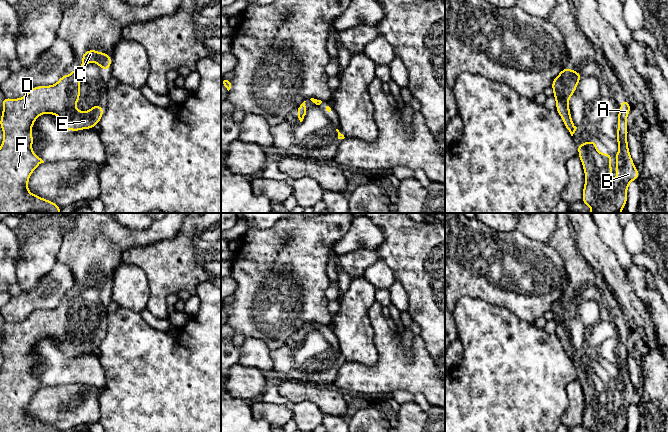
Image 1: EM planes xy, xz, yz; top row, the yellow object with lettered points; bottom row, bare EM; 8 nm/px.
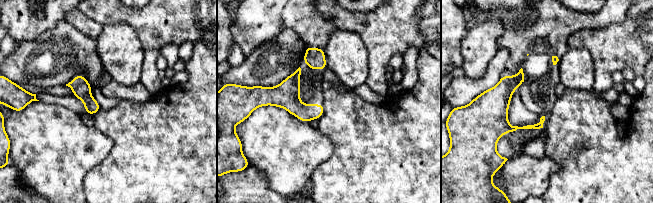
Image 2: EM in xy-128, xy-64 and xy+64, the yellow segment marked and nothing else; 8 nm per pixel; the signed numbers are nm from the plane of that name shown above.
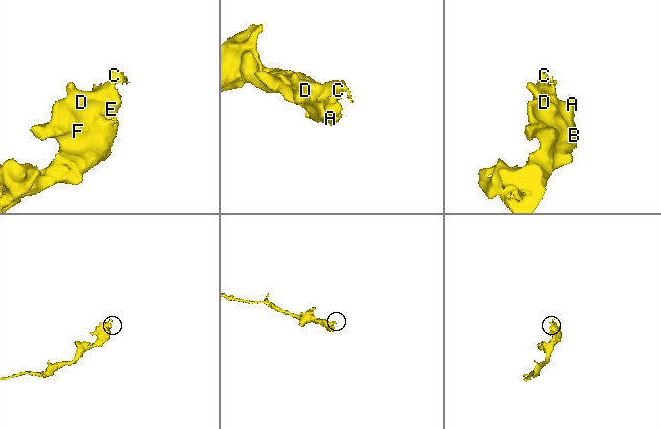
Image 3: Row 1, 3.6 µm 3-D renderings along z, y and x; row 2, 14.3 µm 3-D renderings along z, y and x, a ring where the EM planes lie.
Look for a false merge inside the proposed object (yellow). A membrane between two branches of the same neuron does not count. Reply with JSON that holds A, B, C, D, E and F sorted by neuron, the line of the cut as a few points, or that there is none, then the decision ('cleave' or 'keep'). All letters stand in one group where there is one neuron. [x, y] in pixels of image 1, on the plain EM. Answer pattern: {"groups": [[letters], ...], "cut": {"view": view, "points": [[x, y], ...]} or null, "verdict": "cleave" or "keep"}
{"groups": [["A", "B", "C", "D", "E", "F"]], "cut": null, "verdict": "keep"}

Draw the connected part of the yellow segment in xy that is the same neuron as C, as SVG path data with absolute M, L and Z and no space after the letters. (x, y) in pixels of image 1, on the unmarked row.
M91 272L82 277L82 287L68 300L62 299L55 309L37 310L19 323L10 323L3 320L3 335L0 350L3 354L3 365L0 371L0 432L61 432L51 424L28 415L28 405L32 396L44 385L32 375L34 361L31 353L35 344L41 338L54 338L61 342L61 349L69 355L93 353L99 348L105 331L92 329L89 335L80 336L74 330L80 324L80 297L82 292L91 286L96 286L102 294L111 292L112 280L105 276L96 276Z

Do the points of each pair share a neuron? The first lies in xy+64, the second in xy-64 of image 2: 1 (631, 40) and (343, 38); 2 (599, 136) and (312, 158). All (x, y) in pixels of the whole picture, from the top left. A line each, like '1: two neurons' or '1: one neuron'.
1: two neurons
2: two neurons

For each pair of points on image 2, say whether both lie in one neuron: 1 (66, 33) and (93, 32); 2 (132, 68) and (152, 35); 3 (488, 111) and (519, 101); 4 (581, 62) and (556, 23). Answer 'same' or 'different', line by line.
1: different
2: different
3: same
4: different

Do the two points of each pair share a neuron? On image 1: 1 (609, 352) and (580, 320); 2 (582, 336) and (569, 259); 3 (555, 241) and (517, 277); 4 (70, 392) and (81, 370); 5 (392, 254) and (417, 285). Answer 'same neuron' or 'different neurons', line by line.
1: same neuron
2: same neuron
3: different neurons
4: different neurons
5: same neuron

